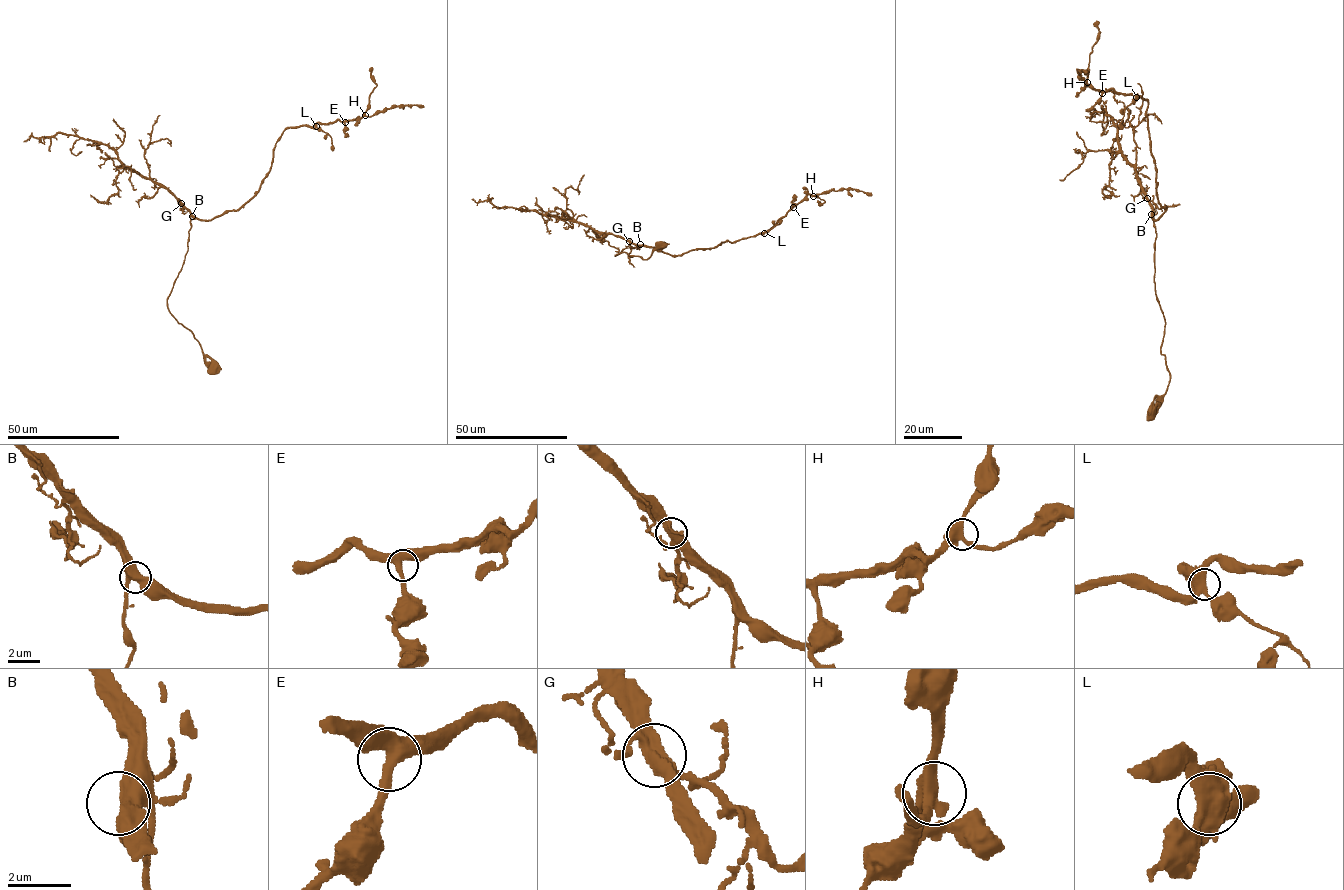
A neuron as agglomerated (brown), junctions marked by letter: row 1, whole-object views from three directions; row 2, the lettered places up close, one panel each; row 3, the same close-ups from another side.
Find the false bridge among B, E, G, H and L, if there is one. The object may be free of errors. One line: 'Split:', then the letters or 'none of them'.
Split: none of them

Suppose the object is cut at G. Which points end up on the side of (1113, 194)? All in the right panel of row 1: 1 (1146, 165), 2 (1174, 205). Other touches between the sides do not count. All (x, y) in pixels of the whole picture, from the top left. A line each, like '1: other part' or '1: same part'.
1: same part
2: other part

